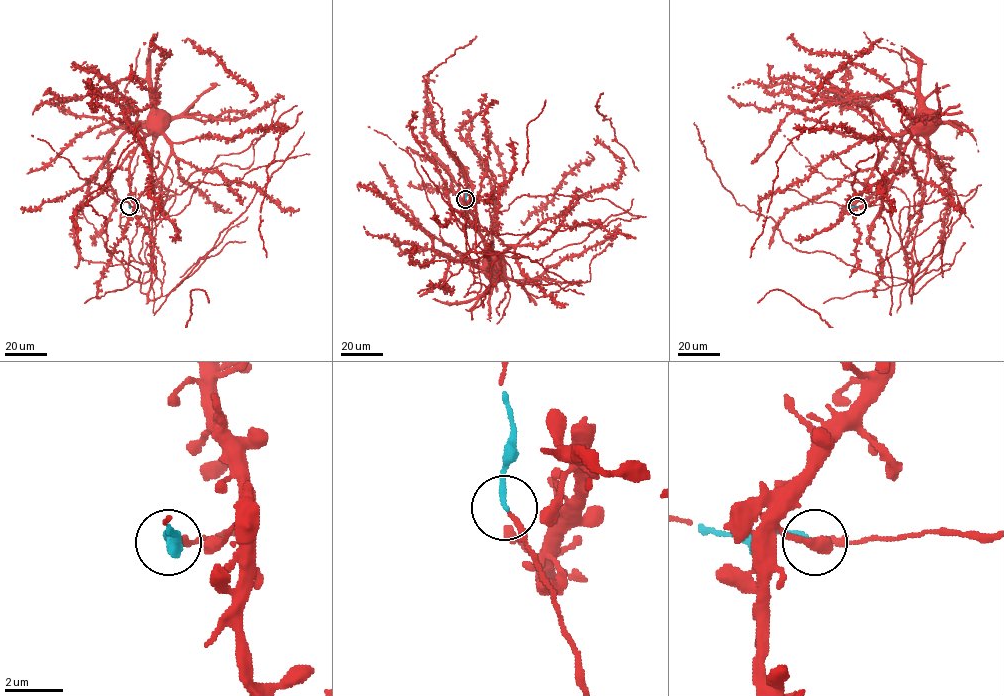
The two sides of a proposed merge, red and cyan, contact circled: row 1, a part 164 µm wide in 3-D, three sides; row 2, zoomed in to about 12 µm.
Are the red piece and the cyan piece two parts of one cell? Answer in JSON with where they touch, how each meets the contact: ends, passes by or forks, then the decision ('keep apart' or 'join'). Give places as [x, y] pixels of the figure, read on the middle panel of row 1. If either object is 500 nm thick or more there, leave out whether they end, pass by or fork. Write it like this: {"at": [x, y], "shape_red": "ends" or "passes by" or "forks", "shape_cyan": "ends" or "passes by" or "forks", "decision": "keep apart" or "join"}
{"at": [465, 199], "shape_red": "passes by", "shape_cyan": "ends", "decision": "join"}

